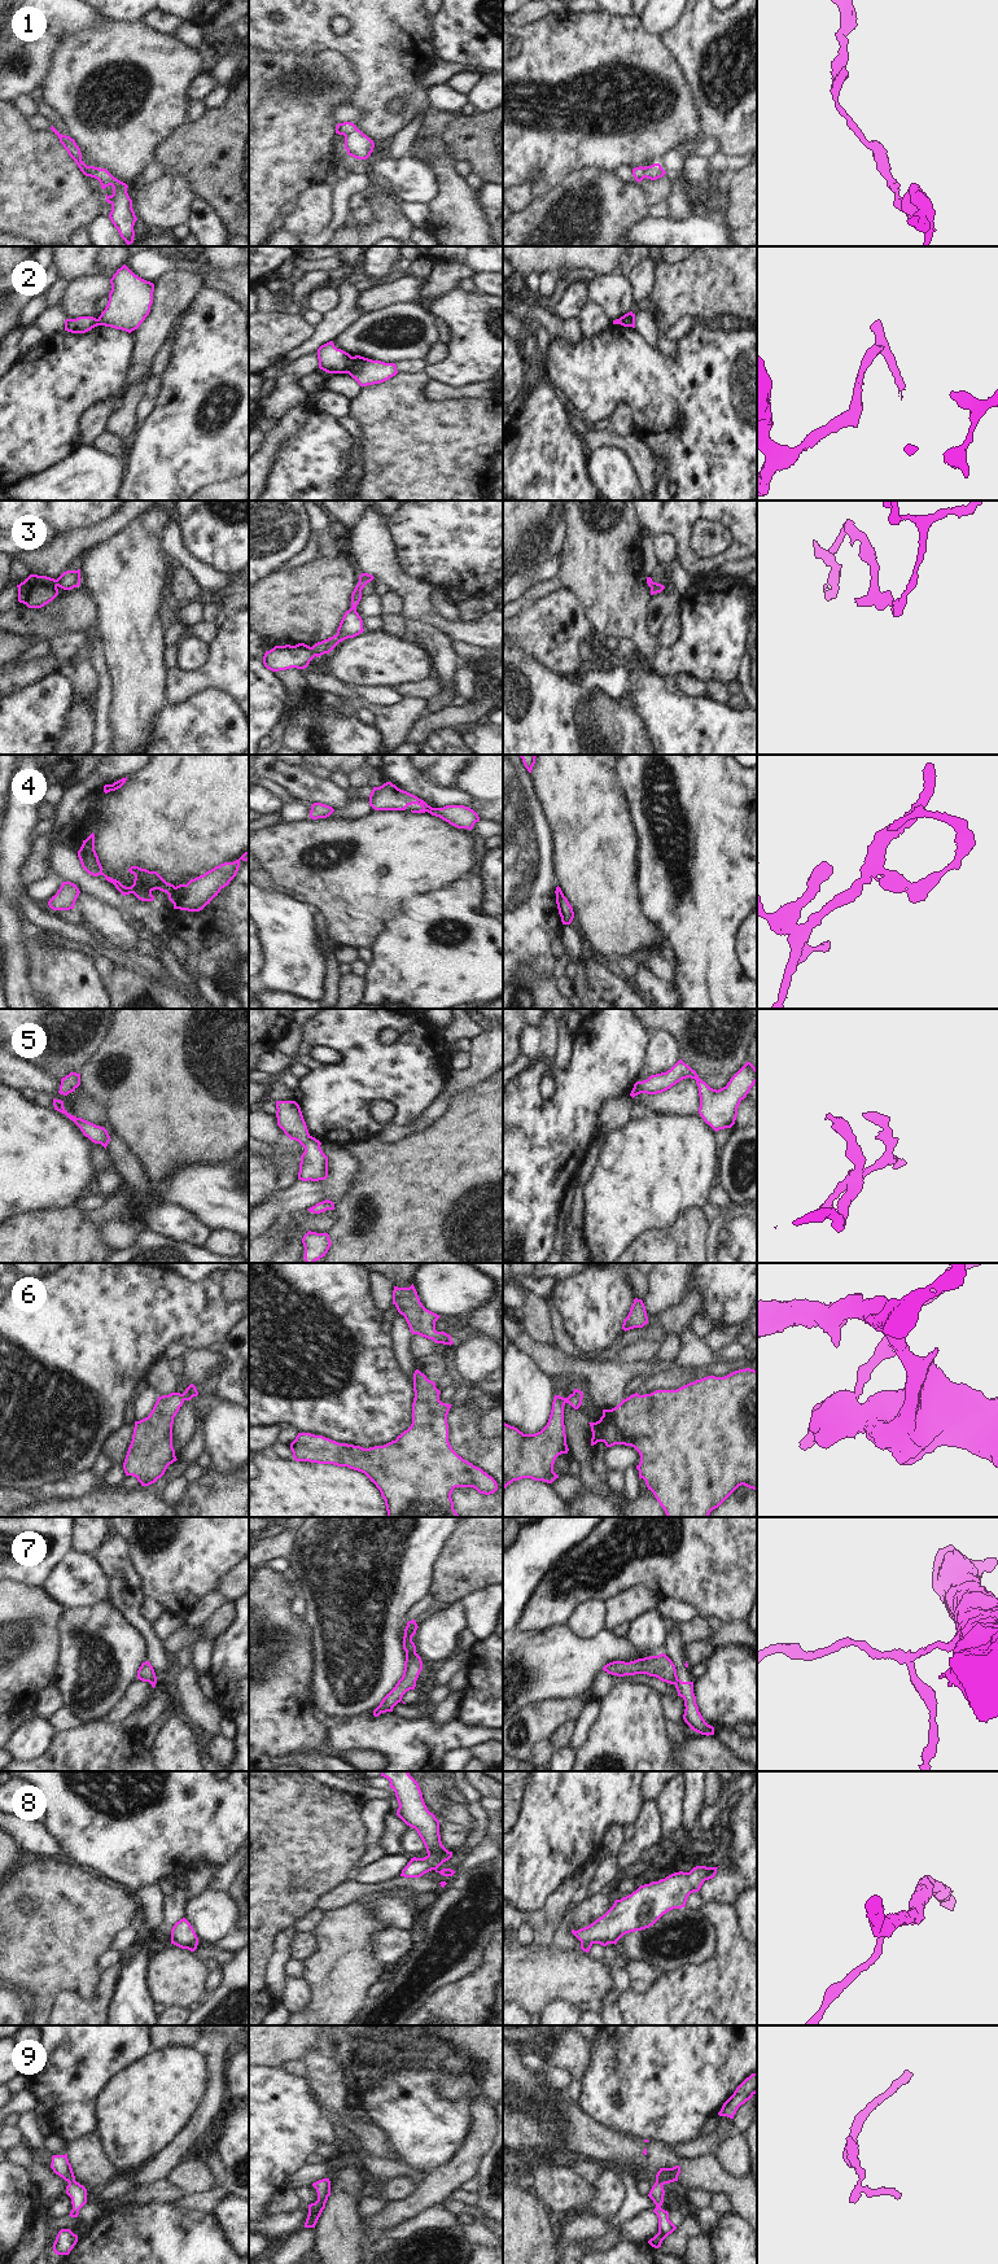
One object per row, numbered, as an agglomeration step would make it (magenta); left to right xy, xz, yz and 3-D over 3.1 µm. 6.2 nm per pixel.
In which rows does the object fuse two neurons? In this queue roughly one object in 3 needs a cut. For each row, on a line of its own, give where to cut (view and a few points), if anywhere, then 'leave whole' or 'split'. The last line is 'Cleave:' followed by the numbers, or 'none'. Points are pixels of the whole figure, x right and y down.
1: cut none; leave whole
2: cut xz (353, 357), (353, 365), (348, 372); split
3: cut xz (311, 647), (315, 655); split
4: cut xy (176, 887), (175, 892), (169, 897); split
5: cut none; leave whole
6: cut none; leave whole
7: cut yz (677, 1677), (673, 1683); split
8: cut xz (428, 1854), (436, 1858), (449, 1858); split
9: cut none; leave whole
Cleave: 2, 3, 4, 7, 8

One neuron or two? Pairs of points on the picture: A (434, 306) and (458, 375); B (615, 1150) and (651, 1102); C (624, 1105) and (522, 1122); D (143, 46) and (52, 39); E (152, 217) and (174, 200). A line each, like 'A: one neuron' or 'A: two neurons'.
A: one neuron
B: two neurons
C: two neurons
D: two neurons
E: one neuron

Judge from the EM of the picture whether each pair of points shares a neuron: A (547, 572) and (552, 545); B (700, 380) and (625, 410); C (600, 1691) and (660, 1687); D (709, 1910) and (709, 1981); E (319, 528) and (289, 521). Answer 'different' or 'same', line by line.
A: different
B: different
C: same
D: same
E: different

